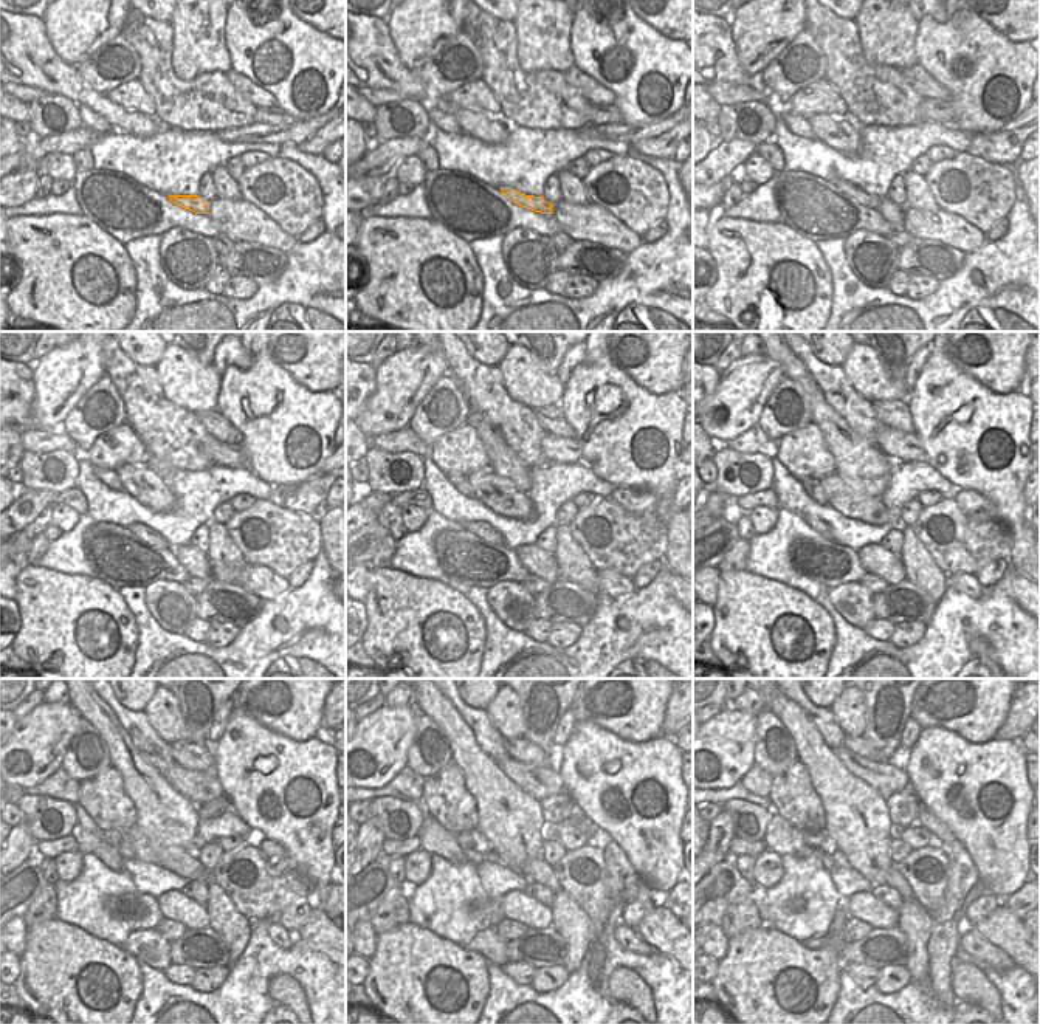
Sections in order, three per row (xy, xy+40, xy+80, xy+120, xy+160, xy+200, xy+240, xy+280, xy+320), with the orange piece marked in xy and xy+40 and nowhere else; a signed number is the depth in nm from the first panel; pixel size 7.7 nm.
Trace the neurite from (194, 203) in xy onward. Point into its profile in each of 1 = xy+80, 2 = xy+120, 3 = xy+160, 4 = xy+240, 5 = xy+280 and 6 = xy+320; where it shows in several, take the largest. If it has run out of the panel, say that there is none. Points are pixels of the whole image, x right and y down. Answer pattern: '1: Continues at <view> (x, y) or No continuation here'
1: Continues at xy+80 (854, 192)
2: Continues at xy+120 (140, 530)
3: Continues at xy+160 (482, 530)
4: Continues at xy+240 (87, 843)
5: Continues at xy+280 (434, 838)
6: Continues at xy+320 (780, 837)

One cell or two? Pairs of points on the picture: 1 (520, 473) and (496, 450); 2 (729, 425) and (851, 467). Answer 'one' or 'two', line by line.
1: one
2: two

